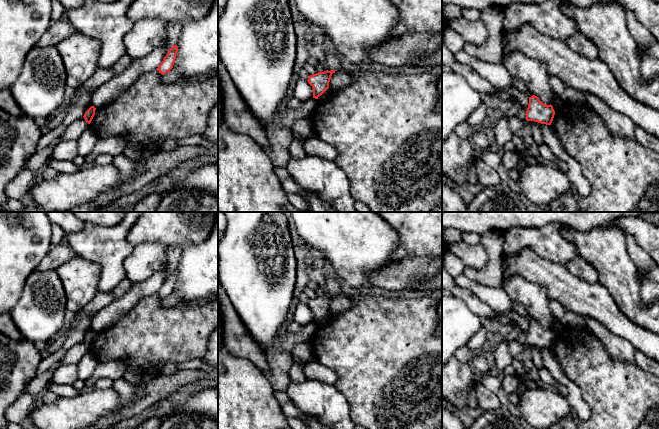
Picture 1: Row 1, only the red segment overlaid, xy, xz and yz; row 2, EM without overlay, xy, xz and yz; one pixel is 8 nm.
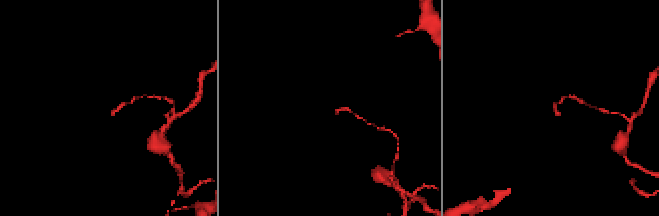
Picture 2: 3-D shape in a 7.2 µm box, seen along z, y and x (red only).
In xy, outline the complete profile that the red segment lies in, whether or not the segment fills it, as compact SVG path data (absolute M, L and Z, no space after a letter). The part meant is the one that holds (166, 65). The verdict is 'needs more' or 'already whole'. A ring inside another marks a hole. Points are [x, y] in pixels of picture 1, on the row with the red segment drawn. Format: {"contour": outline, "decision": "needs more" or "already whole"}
{"contour": "M173 45L173 47L168 51L167 55L164 57L161 64L158 66L157 70L159 71L159 73L164 75L173 68L177 52L177 45Z", "decision": "already whole"}

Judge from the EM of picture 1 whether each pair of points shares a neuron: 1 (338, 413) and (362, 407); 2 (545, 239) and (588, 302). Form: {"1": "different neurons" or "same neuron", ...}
{"1": "different neurons", "2": "different neurons"}

